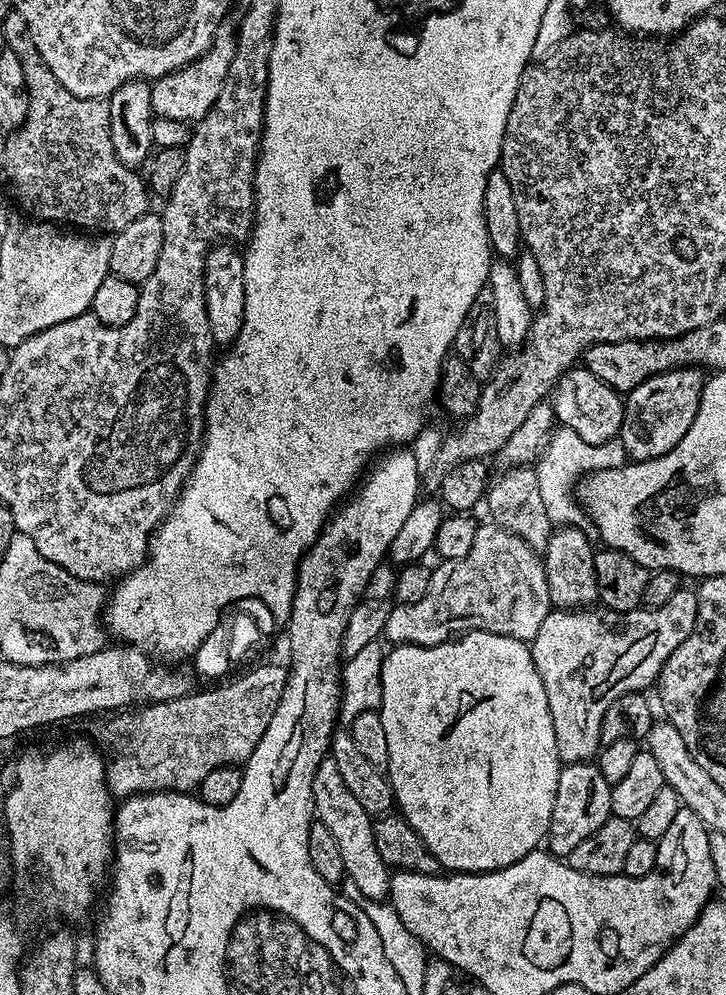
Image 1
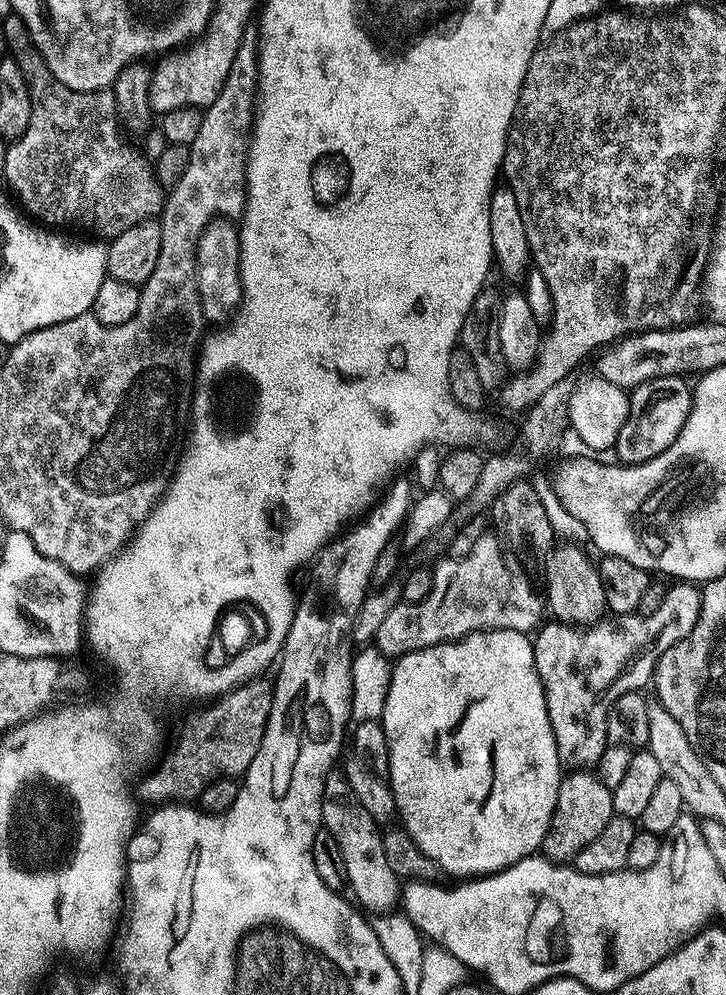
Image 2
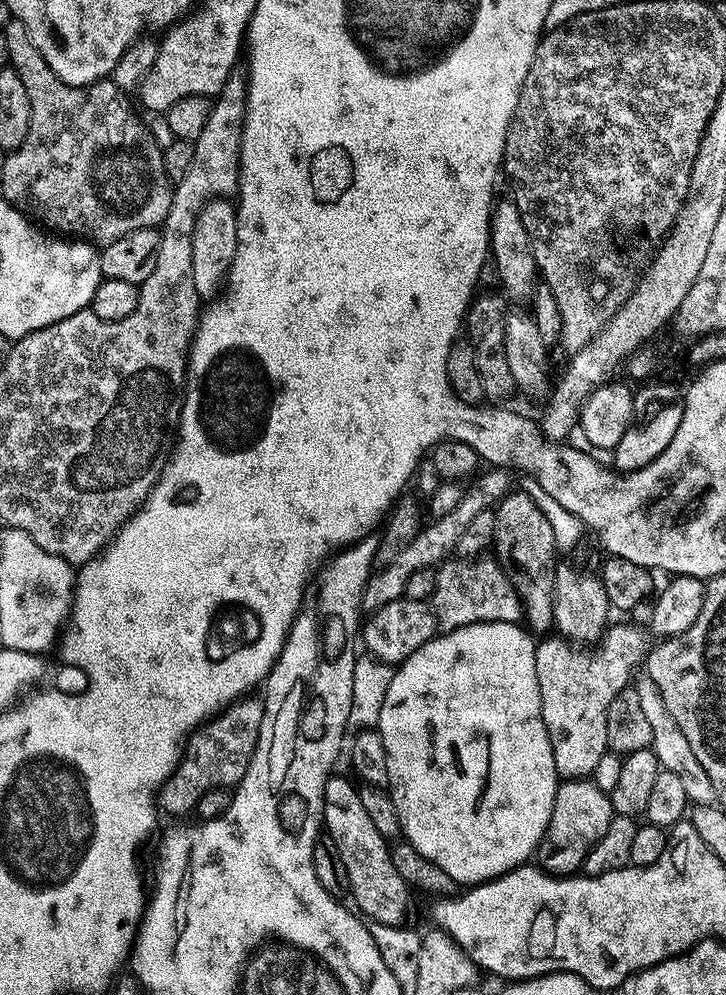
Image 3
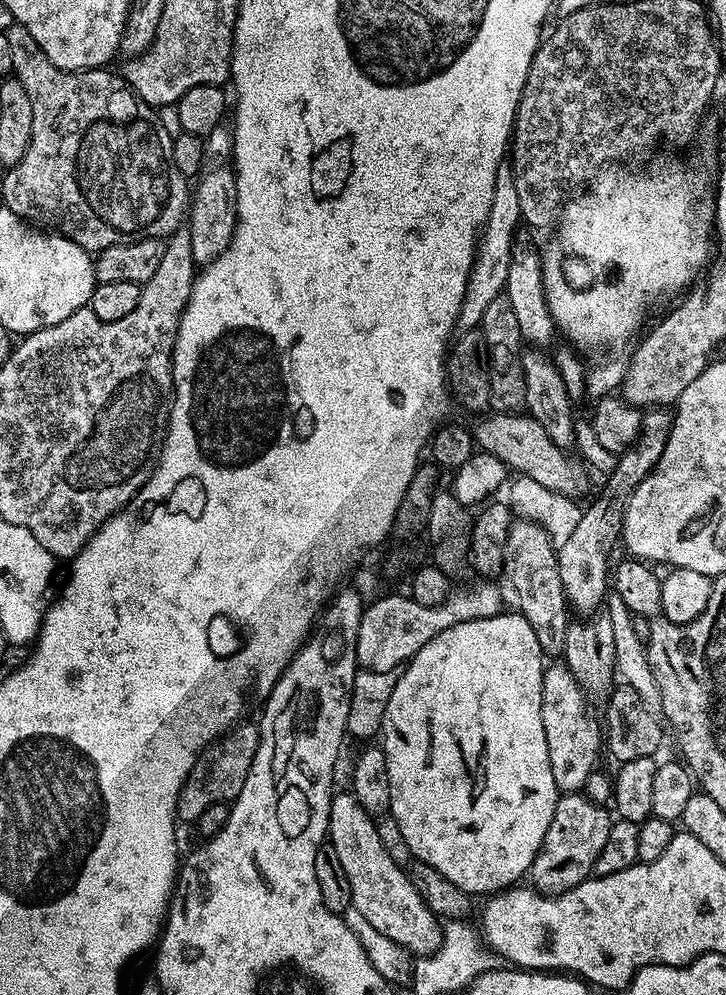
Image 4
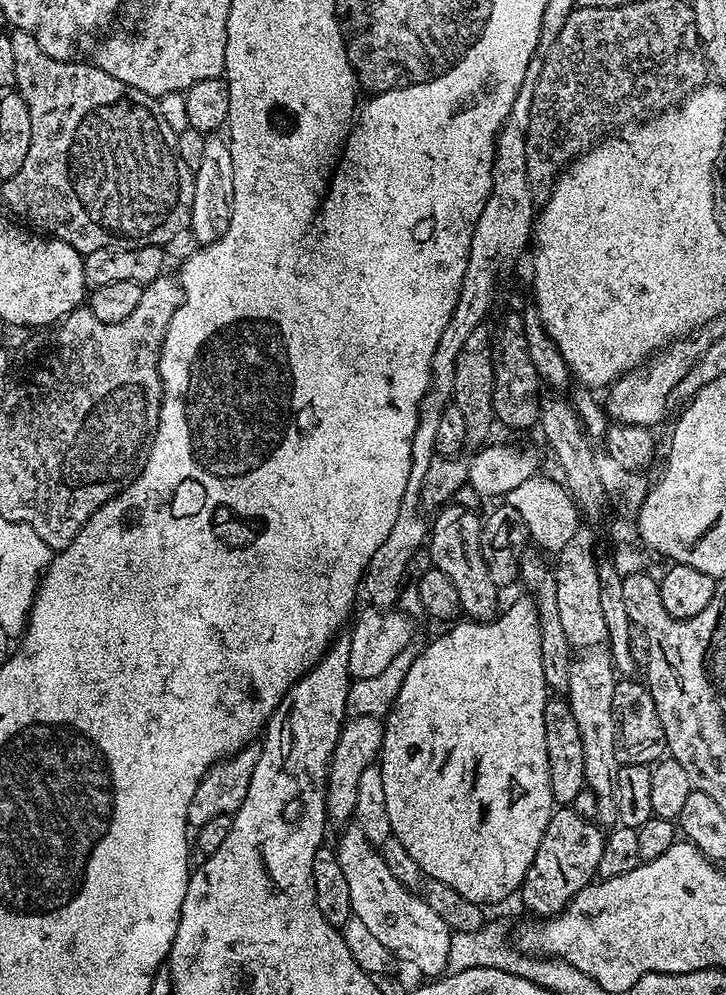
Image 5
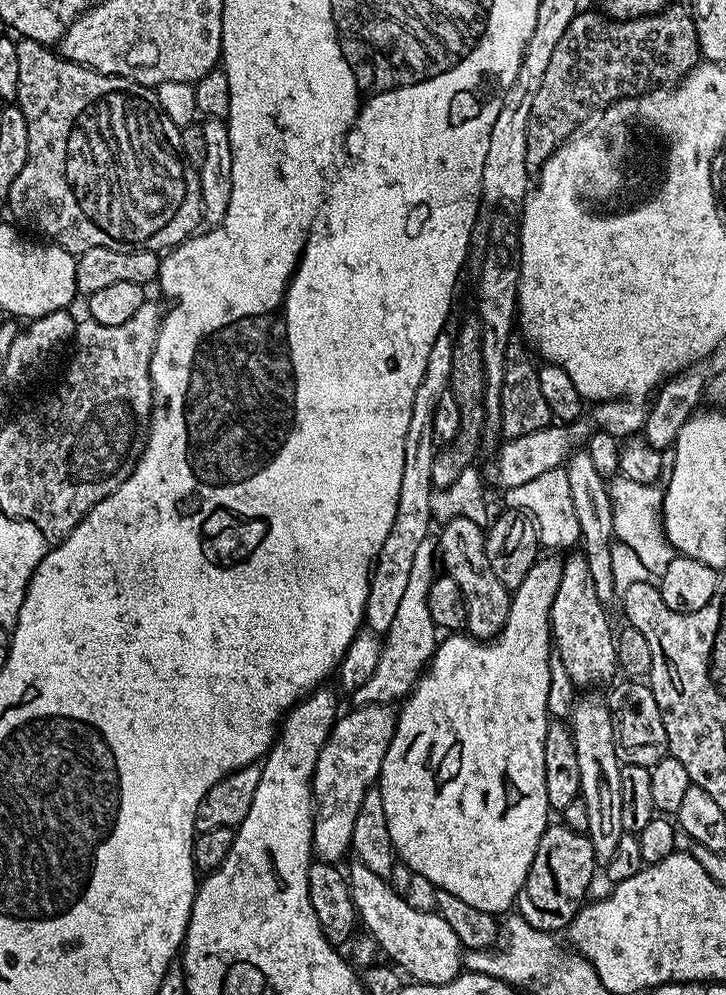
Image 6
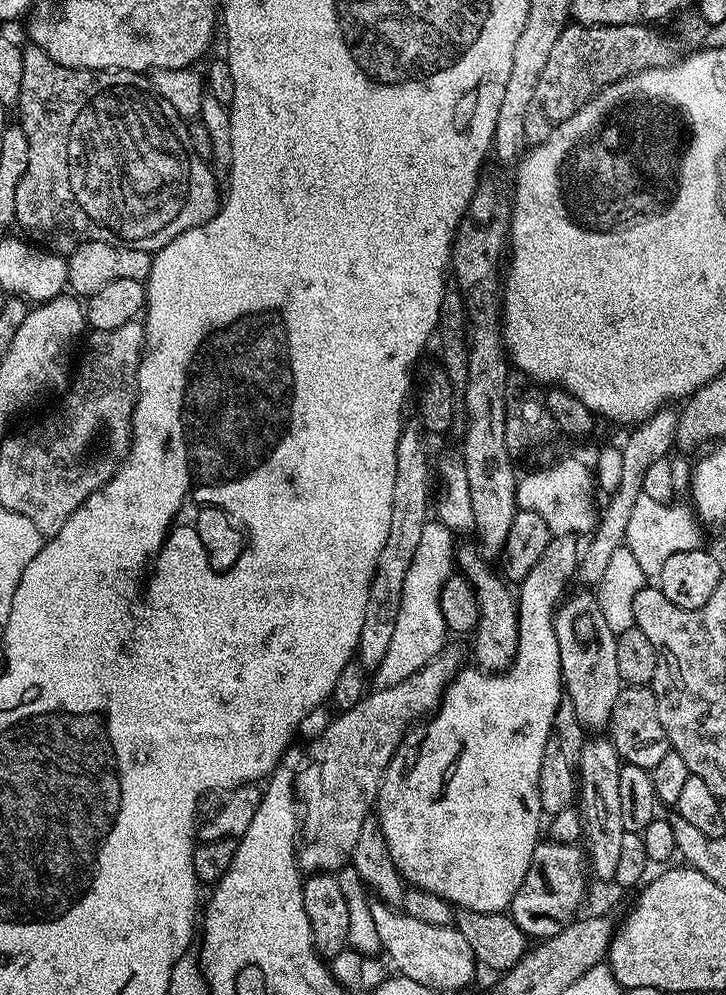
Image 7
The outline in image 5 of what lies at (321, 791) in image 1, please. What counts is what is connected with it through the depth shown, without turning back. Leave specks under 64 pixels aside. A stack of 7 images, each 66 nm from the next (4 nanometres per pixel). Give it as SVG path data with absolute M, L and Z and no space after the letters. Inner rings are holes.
M355 826L345 827L341 832L344 833L340 841L334 844L334 851L350 890L353 917L362 921L397 961L405 960L410 967L417 968L424 978L445 975L449 971L452 929L446 926L446 922L442 922L442 918L438 918L438 914L434 914L434 910L430 910L423 895L402 886L402 882L390 874L386 862L366 838L366 834L362 834Z

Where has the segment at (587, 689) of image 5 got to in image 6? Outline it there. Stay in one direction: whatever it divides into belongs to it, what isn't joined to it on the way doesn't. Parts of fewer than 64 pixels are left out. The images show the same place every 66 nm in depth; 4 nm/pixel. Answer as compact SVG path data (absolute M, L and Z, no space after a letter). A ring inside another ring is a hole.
M584 694L577 699L576 704L572 707L570 727L574 738L574 750L578 754L580 796L586 802L586 815L590 821L586 835L594 846L597 865L603 866L610 862L610 858L614 856L615 848L618 847L618 842L626 833L622 826L622 797L620 779L618 778L621 762L614 746L614 726L607 703L601 697L599 700L598 697L592 695L596 694Z

